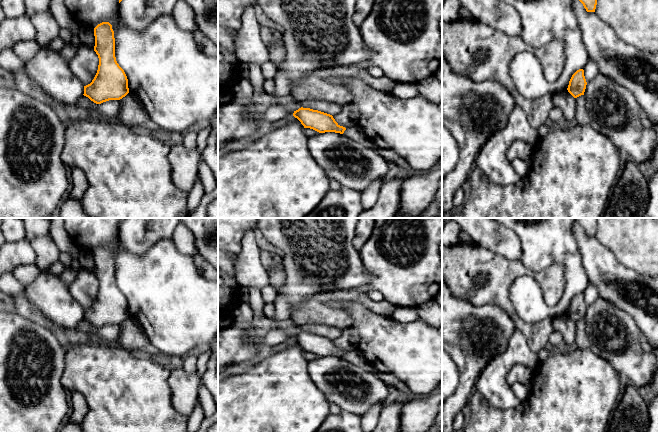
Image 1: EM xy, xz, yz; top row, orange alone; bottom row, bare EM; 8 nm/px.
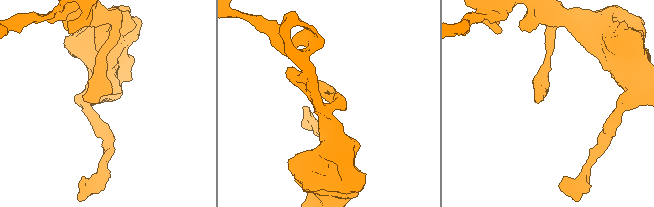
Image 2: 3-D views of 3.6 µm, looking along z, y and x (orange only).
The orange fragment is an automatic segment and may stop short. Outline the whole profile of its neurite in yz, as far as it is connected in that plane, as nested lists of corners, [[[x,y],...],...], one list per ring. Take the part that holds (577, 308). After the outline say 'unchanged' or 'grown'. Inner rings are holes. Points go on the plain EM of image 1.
[[[579,293],[572,299],[567,314],[574,322],[577,322],[584,319],[586,309],[584,294]]] | unchanged

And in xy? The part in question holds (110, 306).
[[[102,246],[94,252],[94,275],[99,289],[92,306],[84,310],[84,320],[96,328],[120,324],[129,317],[128,303],[115,281],[115,262],[112,249]]] | unchanged

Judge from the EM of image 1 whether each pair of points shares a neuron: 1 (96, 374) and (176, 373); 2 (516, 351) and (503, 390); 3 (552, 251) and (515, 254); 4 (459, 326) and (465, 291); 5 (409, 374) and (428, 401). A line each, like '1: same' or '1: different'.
1: different
2: same
3: different
4: different
5: different

